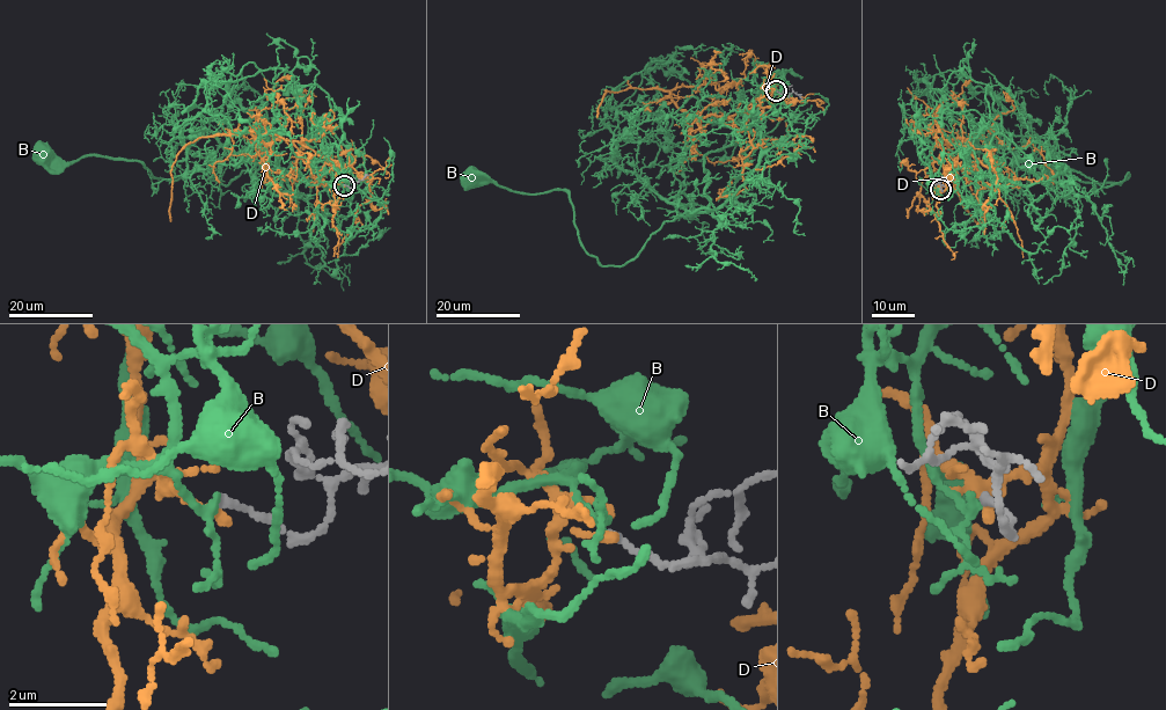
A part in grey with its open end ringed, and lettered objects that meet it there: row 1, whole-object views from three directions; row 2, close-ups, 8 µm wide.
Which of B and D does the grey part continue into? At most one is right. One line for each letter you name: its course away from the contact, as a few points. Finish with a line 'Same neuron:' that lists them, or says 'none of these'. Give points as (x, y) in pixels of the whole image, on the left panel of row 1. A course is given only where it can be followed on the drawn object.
B: course (343, 184), (323, 146), (323, 185), (264, 167), (227, 185), (202, 171), (166, 180), (139, 161), (41, 151)
Same neuron: B

